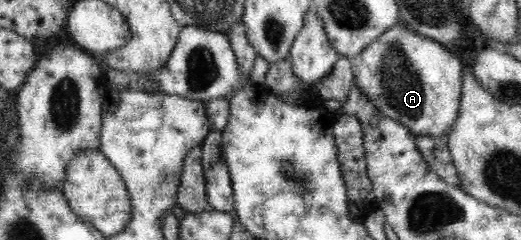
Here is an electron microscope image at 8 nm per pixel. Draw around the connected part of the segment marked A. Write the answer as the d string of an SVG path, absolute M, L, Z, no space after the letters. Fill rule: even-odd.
M400 21L369 43L351 66L354 83L383 115L401 122L414 135L446 139L451 133L459 115L463 65L444 44L409 30Z

